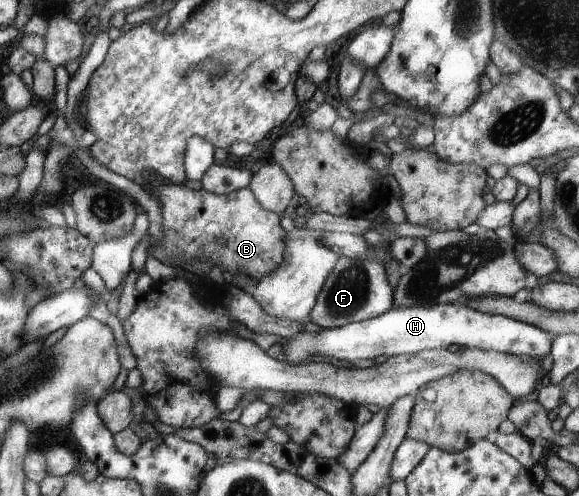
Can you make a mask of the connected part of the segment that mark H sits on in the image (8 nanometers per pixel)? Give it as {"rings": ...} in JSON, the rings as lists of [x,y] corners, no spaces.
{"rings":[[[451,302],[451,303],[440,303],[440,304],[431,304],[431,305],[420,305],[420,306],[404,306],[400,305],[398,307],[392,307],[390,310],[387,310],[386,312],[383,312],[382,314],[379,314],[378,316],[372,317],[371,319],[366,319],[363,321],[353,322],[347,325],[344,325],[343,327],[334,327],[333,329],[322,329],[318,334],[314,334],[313,332],[306,332],[305,330],[300,331],[294,338],[289,339],[288,342],[284,344],[281,344],[283,347],[283,351],[286,354],[286,362],[288,361],[290,364],[300,364],[300,363],[312,363],[310,362],[310,358],[312,356],[329,356],[332,358],[338,358],[342,360],[347,360],[348,362],[354,362],[354,360],[364,360],[367,358],[378,358],[381,354],[386,354],[389,357],[394,355],[403,355],[403,354],[412,354],[417,353],[418,351],[424,350],[424,349],[446,349],[450,345],[458,345],[460,348],[468,347],[468,348],[479,348],[479,349],[486,349],[501,353],[506,353],[509,355],[524,355],[525,357],[530,358],[542,358],[542,356],[547,356],[547,359],[549,359],[549,354],[551,352],[551,344],[553,343],[553,338],[541,328],[538,328],[537,326],[526,324],[525,322],[520,322],[517,320],[514,320],[513,318],[502,316],[502,315],[491,315],[488,313],[481,313],[480,311],[471,309],[469,306],[466,306],[462,302]]]}

